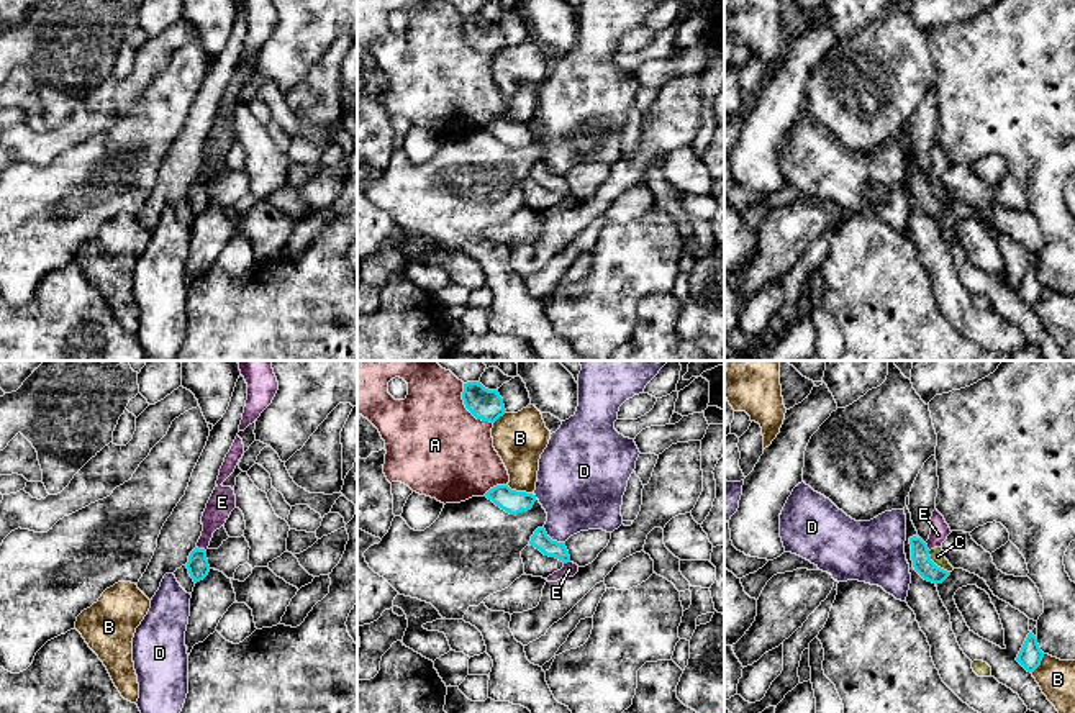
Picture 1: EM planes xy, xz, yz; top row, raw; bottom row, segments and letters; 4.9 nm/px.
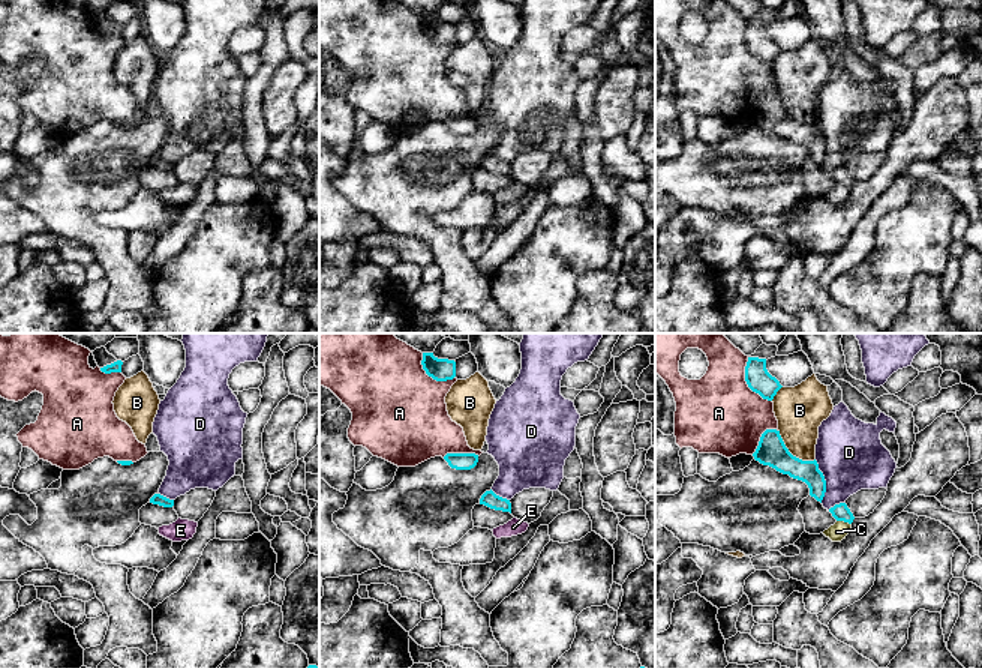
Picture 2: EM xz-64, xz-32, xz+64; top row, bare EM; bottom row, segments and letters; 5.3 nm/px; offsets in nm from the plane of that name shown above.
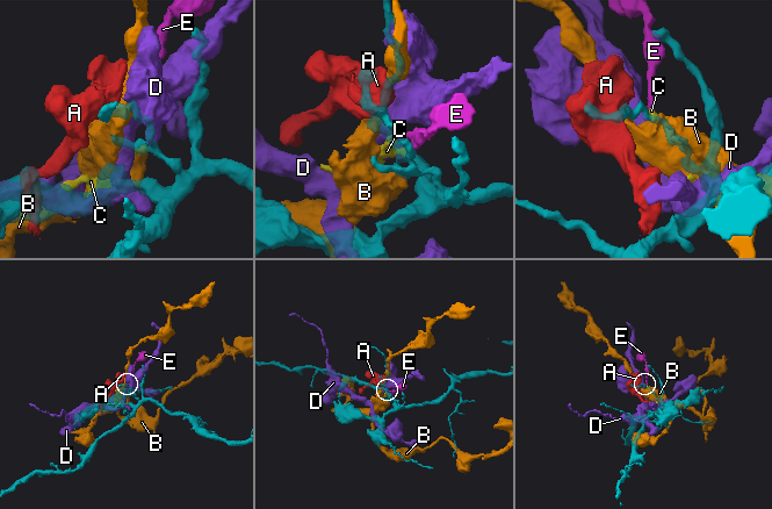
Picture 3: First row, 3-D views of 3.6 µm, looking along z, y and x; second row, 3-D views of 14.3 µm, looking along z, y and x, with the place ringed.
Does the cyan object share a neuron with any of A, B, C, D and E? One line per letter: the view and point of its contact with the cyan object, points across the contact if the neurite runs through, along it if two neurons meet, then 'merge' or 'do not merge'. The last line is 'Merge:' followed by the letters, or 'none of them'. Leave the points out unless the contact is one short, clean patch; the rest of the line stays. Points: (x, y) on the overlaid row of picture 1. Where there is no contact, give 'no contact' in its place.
A: contact xz (467, 408); do not merge
B: contact xz (520, 492); do not merge
C: contact yz (934, 564); border yz (928, 551), (929, 558), (949, 572); do not merge
D: contact xz (551, 540); border xz (543, 526), (553, 540), (564, 543); do not merge
E: contact xy (202, 549); border xy (197, 546), (205, 551); do not merge
Merge: none of them

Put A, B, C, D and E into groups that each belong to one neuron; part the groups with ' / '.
A / B / C E / D

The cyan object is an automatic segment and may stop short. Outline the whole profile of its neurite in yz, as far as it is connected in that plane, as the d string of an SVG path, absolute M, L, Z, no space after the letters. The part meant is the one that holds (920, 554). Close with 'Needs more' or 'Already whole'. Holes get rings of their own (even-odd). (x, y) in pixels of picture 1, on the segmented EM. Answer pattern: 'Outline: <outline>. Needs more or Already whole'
Outline: M909 538L911 544L911 561L914 570L928 582L942 584L950 572L937 567L929 556L928 544L921 538Z. Already whole

